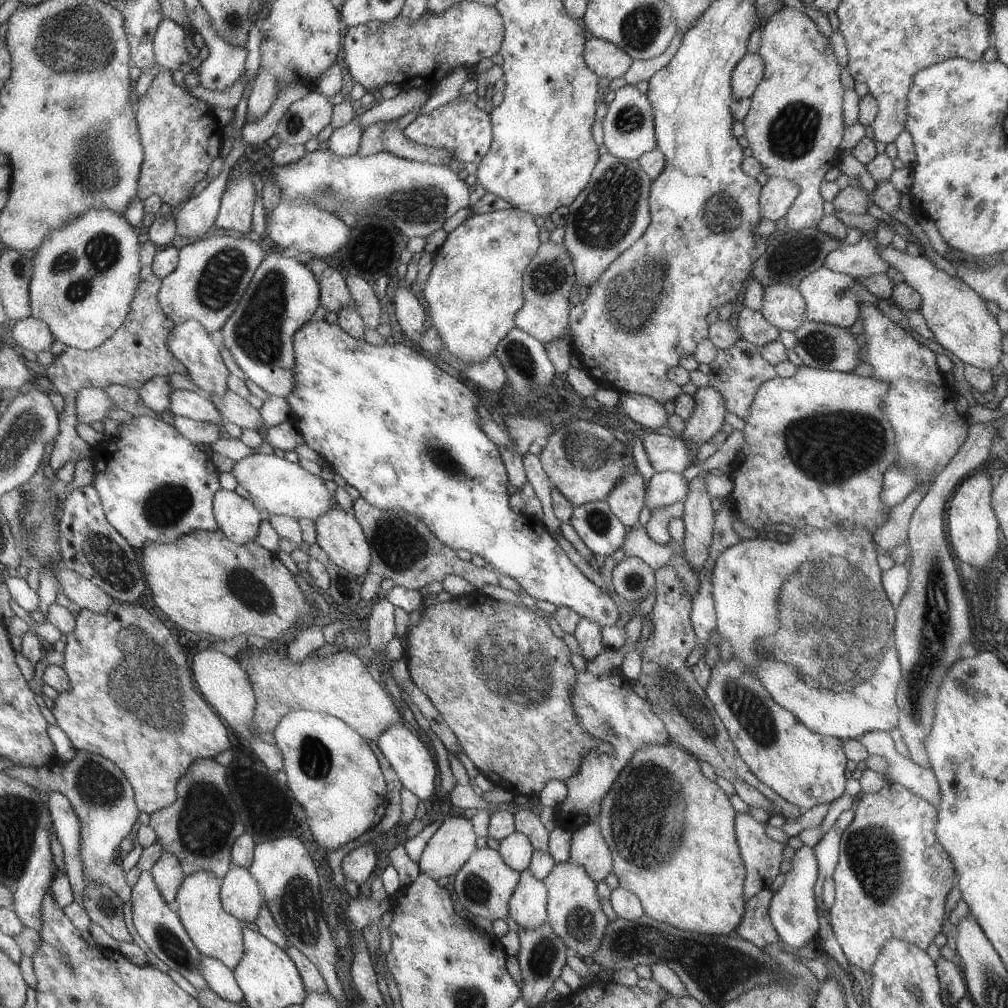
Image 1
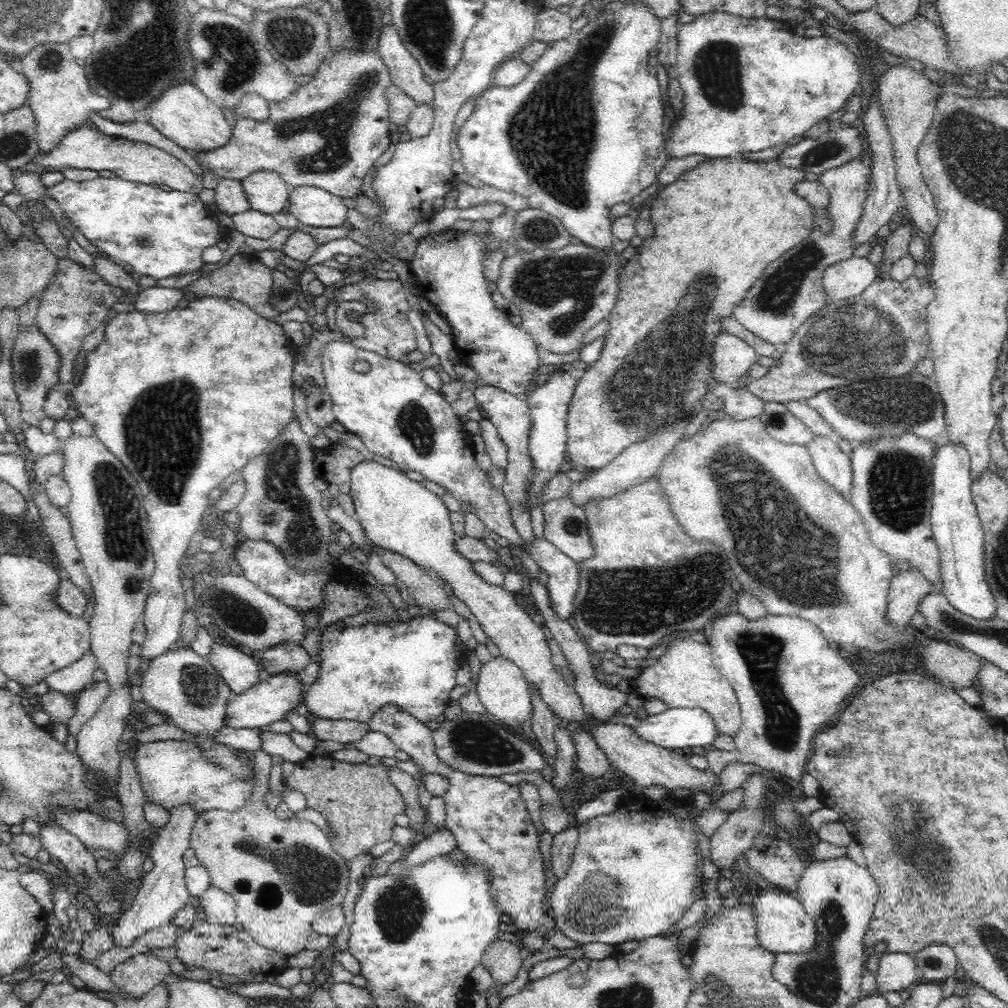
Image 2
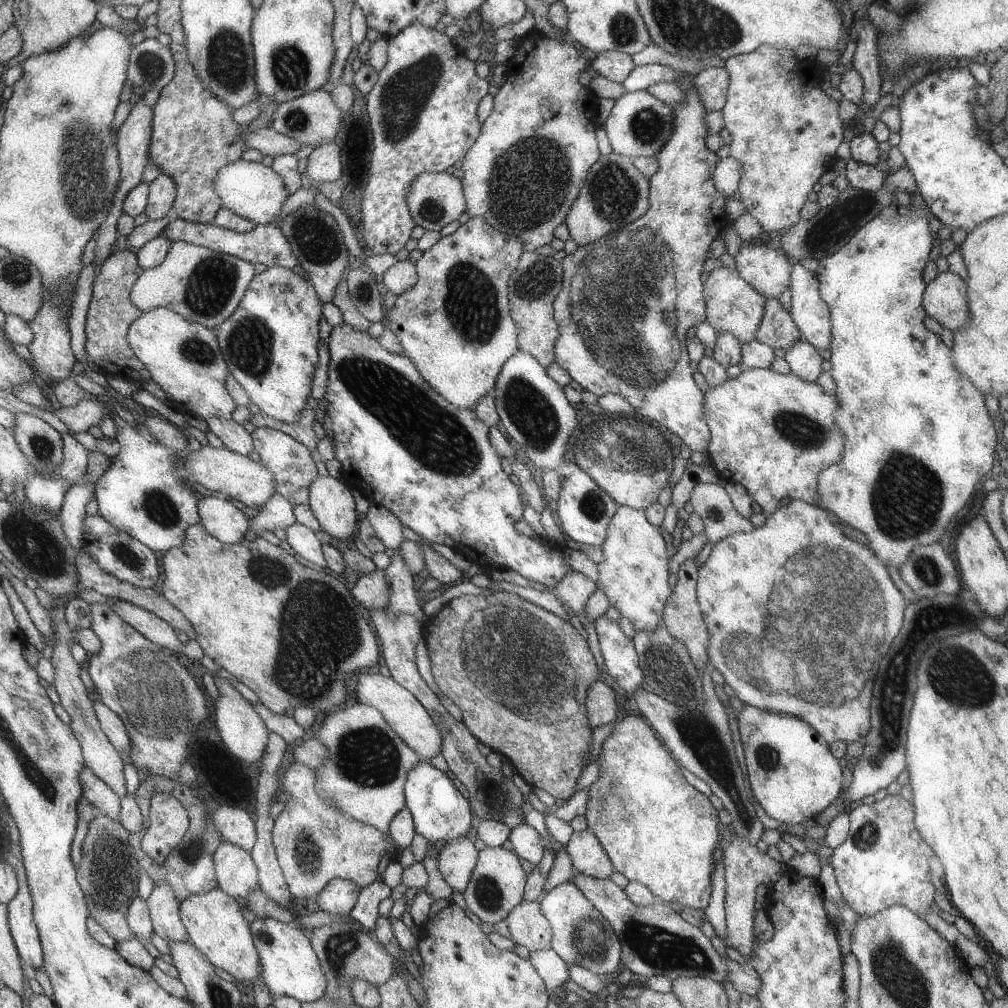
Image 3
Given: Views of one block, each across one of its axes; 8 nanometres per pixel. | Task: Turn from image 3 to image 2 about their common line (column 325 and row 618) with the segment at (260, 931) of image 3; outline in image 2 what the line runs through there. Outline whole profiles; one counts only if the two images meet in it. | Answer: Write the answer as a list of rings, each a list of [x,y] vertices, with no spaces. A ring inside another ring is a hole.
[[[950,441],[935,448],[932,462],[933,502],[929,521],[940,562],[937,591],[958,612],[977,621],[990,621],[996,617],[996,601],[985,578],[984,531],[972,500],[970,457],[966,449]]]

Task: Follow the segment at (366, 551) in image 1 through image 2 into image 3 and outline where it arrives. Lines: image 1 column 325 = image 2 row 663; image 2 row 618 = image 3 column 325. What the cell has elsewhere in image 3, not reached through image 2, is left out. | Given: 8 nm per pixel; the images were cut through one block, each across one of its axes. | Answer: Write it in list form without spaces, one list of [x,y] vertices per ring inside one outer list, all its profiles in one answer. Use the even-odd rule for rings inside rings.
[[[318,475],[309,485],[307,503],[316,515],[321,530],[334,539],[350,538],[356,532],[358,522],[350,487],[330,475]]]

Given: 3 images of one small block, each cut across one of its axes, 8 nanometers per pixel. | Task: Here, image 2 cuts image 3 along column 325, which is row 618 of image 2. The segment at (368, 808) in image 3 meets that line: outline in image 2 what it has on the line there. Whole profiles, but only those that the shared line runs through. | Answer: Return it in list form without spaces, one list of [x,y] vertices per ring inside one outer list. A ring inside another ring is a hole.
[[[739,612],[720,614],[714,619],[714,626],[712,628],[712,636],[709,638],[709,643],[712,649],[713,663],[717,668],[717,671],[732,685],[735,690],[740,708],[742,724],[740,730],[738,730],[735,736],[735,749],[730,752],[723,752],[718,749],[706,750],[704,756],[708,761],[709,770],[716,775],[719,775],[724,768],[728,768],[730,763],[739,762],[744,764],[756,764],[761,771],[776,771],[781,773],[788,779],[795,780],[796,782],[802,782],[806,768],[806,760],[809,759],[811,752],[811,744],[813,738],[819,734],[820,730],[826,728],[826,722],[833,721],[836,718],[838,710],[840,710],[840,704],[844,702],[844,698],[848,695],[856,693],[856,684],[859,681],[858,673],[852,668],[850,663],[848,664],[845,659],[844,652],[838,647],[829,642],[821,631],[814,627],[812,623],[804,621],[803,618],[796,615],[782,615],[772,616],[766,614],[766,616],[760,618],[760,620],[750,621],[744,618]]]

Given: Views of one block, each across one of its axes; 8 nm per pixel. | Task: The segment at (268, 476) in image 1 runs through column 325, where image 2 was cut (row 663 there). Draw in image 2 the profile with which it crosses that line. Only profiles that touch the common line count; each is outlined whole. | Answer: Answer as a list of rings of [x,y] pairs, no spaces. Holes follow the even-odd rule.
[[[504,656],[492,657],[481,665],[476,674],[476,692],[480,702],[486,707],[487,715],[498,723],[516,726],[531,720],[532,705],[529,693],[529,682],[522,670]]]

